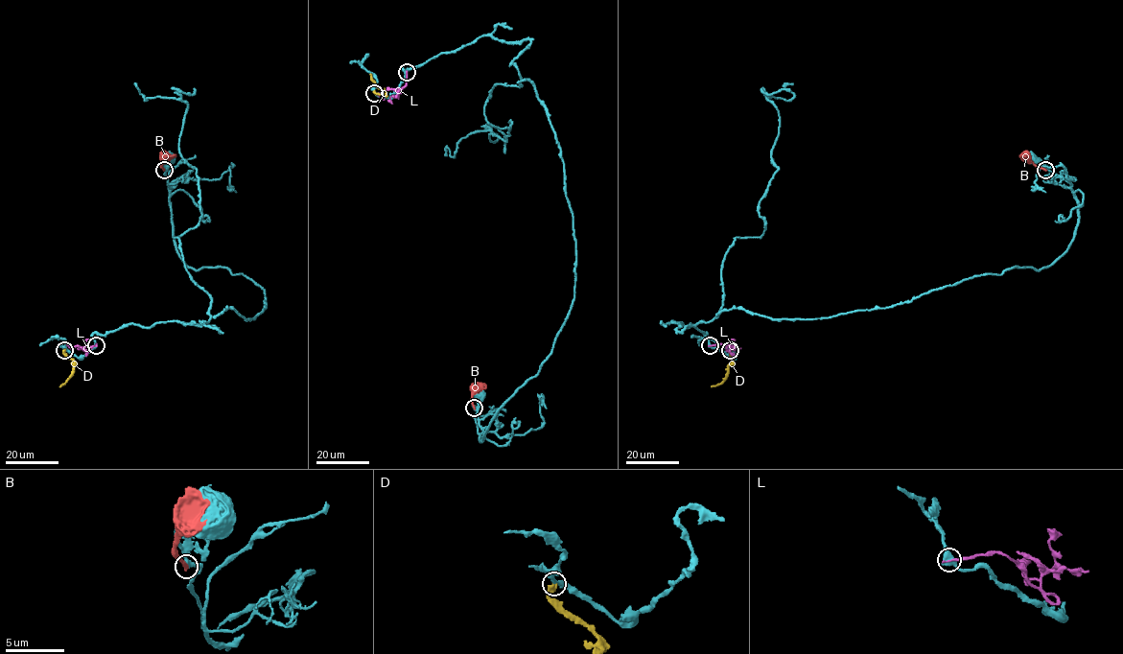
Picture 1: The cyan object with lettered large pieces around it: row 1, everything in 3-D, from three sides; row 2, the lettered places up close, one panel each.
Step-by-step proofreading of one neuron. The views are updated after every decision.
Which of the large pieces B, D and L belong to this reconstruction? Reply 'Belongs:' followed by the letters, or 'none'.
Belongs: none

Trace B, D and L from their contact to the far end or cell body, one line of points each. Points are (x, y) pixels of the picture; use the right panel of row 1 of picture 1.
B: (1045, 170), (1021, 154)
D: (730, 349), (732, 362), (727, 376), (711, 386)
L: (710, 345), (722, 344), (729, 351), (726, 348), (733, 347), (731, 344)

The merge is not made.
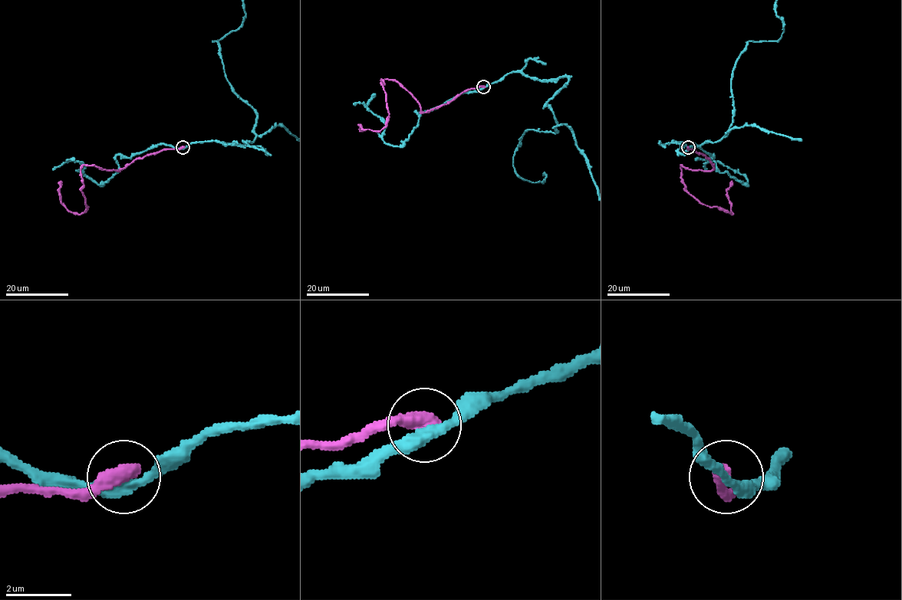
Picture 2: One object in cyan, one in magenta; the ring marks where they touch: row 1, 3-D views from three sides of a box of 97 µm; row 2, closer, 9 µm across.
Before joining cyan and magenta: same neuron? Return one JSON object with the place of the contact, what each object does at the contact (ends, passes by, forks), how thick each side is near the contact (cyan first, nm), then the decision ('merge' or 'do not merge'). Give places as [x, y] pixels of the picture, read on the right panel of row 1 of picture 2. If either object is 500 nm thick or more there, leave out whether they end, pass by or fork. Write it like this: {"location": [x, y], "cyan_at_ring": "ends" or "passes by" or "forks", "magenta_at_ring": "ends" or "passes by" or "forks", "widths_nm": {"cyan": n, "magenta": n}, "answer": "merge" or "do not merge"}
{"location": [688, 147], "widths_nm": {"cyan": 320, "magenta": 500}, "answer": "do not merge"}

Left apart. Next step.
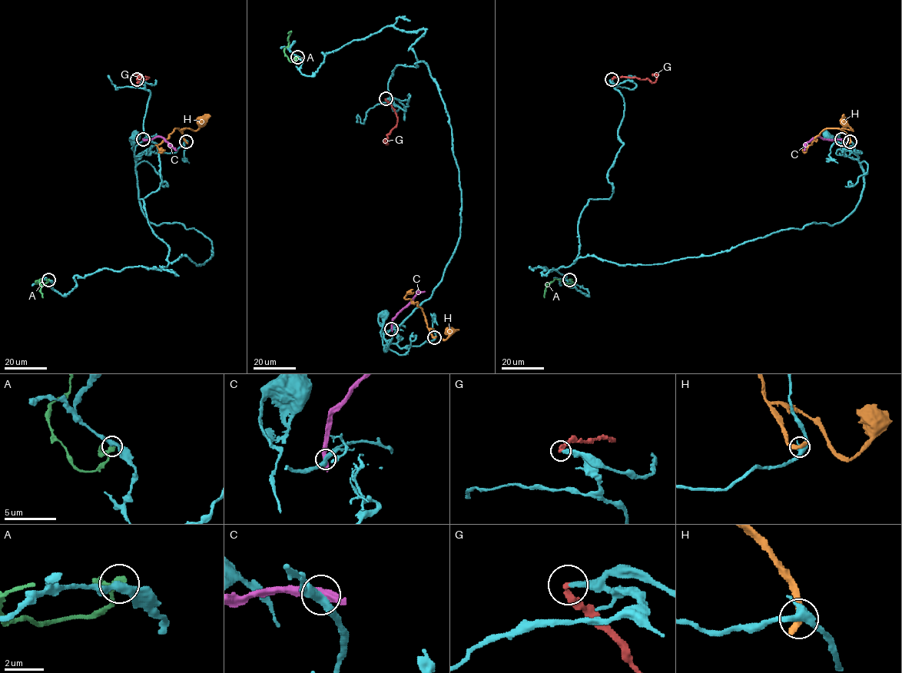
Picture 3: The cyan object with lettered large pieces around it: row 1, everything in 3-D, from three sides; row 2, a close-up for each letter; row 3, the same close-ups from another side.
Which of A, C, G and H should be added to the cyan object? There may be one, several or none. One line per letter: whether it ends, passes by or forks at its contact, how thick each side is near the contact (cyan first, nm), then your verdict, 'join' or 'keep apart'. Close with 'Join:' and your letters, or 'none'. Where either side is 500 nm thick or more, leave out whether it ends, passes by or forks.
A: it passes by | 360/320 nm | keep apart
C: it passes by | 400/400 nm | keep apart
G: it ends | 280/280 nm | join
H: it ends | 480/400 nm | keep apart
Join: G

